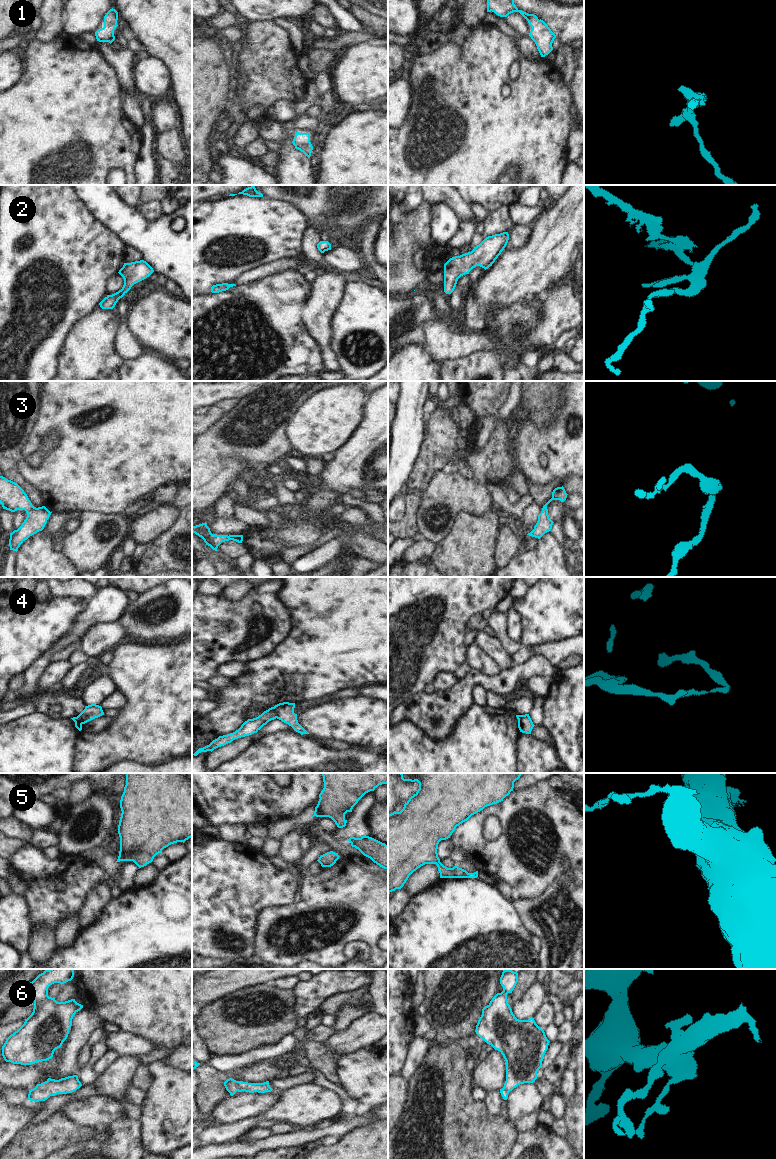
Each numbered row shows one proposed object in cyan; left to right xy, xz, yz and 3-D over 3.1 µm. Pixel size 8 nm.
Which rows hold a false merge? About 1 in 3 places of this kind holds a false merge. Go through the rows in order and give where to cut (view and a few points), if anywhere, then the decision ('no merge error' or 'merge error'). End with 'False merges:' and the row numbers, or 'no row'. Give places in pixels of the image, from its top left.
1: no cut; no merge error
2: no cut; no merge error
3: no cut; no merge error
4: cut in xz along (273, 707), (277, 717); merge error
5: no cut; no merge error
6: no cut; no merge error
False merges: 4

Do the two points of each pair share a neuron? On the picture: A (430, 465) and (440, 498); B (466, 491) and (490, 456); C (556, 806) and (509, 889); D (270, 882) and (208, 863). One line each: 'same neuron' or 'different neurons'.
A: different neurons
B: different neurons
C: different neurons
D: same neuron

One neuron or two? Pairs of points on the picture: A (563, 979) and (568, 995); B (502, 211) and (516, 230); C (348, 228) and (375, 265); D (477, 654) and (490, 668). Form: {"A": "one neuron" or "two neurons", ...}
{"A": "two neurons", "B": "one neuron", "C": "two neurons", "D": "one neuron"}

